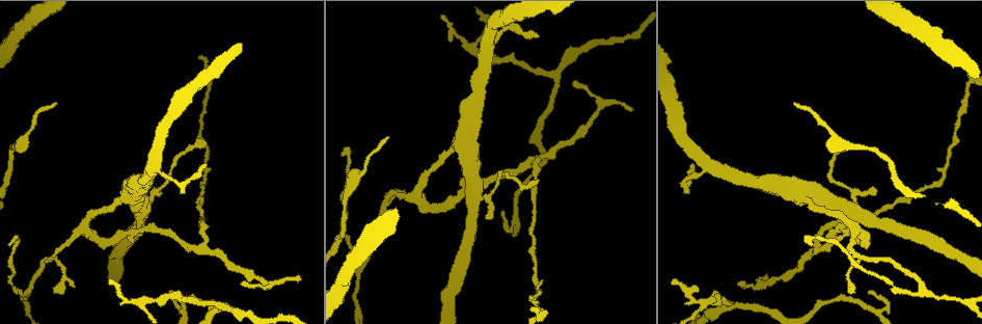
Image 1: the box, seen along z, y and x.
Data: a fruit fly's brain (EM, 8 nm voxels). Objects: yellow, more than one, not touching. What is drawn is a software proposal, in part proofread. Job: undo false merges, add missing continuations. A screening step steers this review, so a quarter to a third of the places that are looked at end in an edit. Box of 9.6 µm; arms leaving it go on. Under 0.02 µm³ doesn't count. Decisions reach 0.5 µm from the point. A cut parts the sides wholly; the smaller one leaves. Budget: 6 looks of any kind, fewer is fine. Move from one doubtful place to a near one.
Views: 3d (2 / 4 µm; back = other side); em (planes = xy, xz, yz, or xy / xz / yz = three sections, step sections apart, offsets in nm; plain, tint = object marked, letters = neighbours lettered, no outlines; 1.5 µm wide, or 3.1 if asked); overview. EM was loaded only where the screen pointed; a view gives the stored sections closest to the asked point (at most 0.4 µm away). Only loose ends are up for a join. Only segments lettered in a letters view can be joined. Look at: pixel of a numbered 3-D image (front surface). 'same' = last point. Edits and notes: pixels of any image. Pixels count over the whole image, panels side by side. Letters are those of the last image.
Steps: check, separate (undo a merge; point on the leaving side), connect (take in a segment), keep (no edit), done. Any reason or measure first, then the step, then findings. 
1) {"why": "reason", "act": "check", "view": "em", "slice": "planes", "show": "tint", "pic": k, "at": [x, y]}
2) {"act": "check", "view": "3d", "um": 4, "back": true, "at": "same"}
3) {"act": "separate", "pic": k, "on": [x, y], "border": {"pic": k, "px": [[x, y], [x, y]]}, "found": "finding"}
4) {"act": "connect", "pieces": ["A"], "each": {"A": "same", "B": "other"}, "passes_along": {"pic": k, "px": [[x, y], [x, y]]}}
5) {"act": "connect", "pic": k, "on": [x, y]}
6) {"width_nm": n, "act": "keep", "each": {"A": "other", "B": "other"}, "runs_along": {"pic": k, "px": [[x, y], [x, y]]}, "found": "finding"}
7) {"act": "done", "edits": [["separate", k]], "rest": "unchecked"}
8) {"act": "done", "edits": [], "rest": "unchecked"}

{"why": "branch stops here", "act": "check", "view": "em", "slice": "yz", "step": 8, "show": "tint", "pic": 1, "at": [299, 276]}

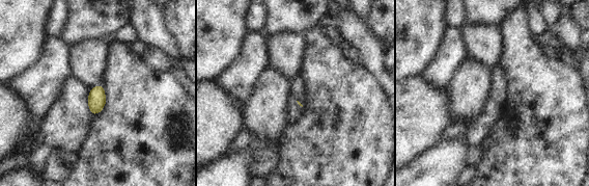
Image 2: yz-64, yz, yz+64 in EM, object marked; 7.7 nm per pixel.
{"why": "another direction", "act": "check", "view": "em", "slice": "planes", "show": "letters", "at": "same"}

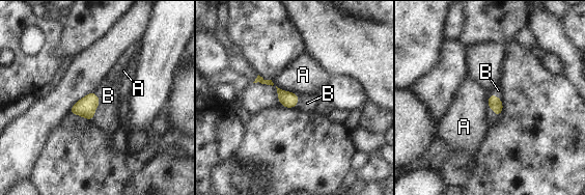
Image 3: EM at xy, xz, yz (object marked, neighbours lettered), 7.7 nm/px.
{"width_nm": 100, "act": "connect", "pieces": ["B"], "each": {"A": "other", "B": "same"}, "passes_along": {"pic": 3, "px": [[286, 99], [298, 101], [307, 103]]}, "found": "the cell continues"}

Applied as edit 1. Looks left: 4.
{"why": "narrows sharply", "act": "check", "view": "em", "slice": "planes", "show": "tint", "pic": 1, "at": [955, 130]}

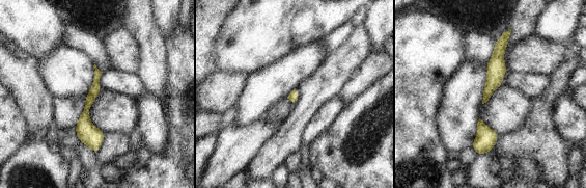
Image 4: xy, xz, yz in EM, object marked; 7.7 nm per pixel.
{"act": "check", "view": "em", "slice": "planes", "show": "letters", "at": "same"}

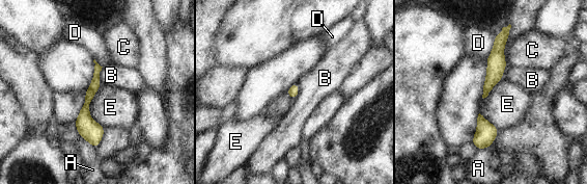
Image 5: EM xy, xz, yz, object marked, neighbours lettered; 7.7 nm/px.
{"act": "keep", "each": {"A": "other", "B": "other", "C": "other", "D": "other", "E": "other"}, "border": {"pic": 5, "px": [[101, 84], [89, 115], [104, 129]]}, "found": "one cell here"}

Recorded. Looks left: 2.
{"act": "check", "view": "em", "slice": "xy", "step": 4, "show": "letters", "pic": 1, "at": [861, 255]}

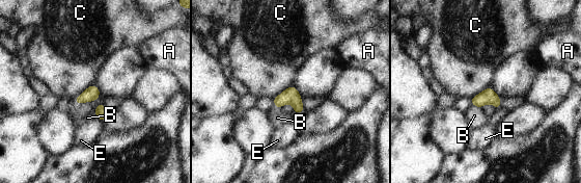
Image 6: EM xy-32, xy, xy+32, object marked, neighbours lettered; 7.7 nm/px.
{"act": "keep", "each": {"A": "other", "B": "other", "C": "other", "E": "other"}, "found": "continuous, no second cell"}

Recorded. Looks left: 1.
{"act": "done", "edits": [["connect", 3]], "rest": "unchecked"}

